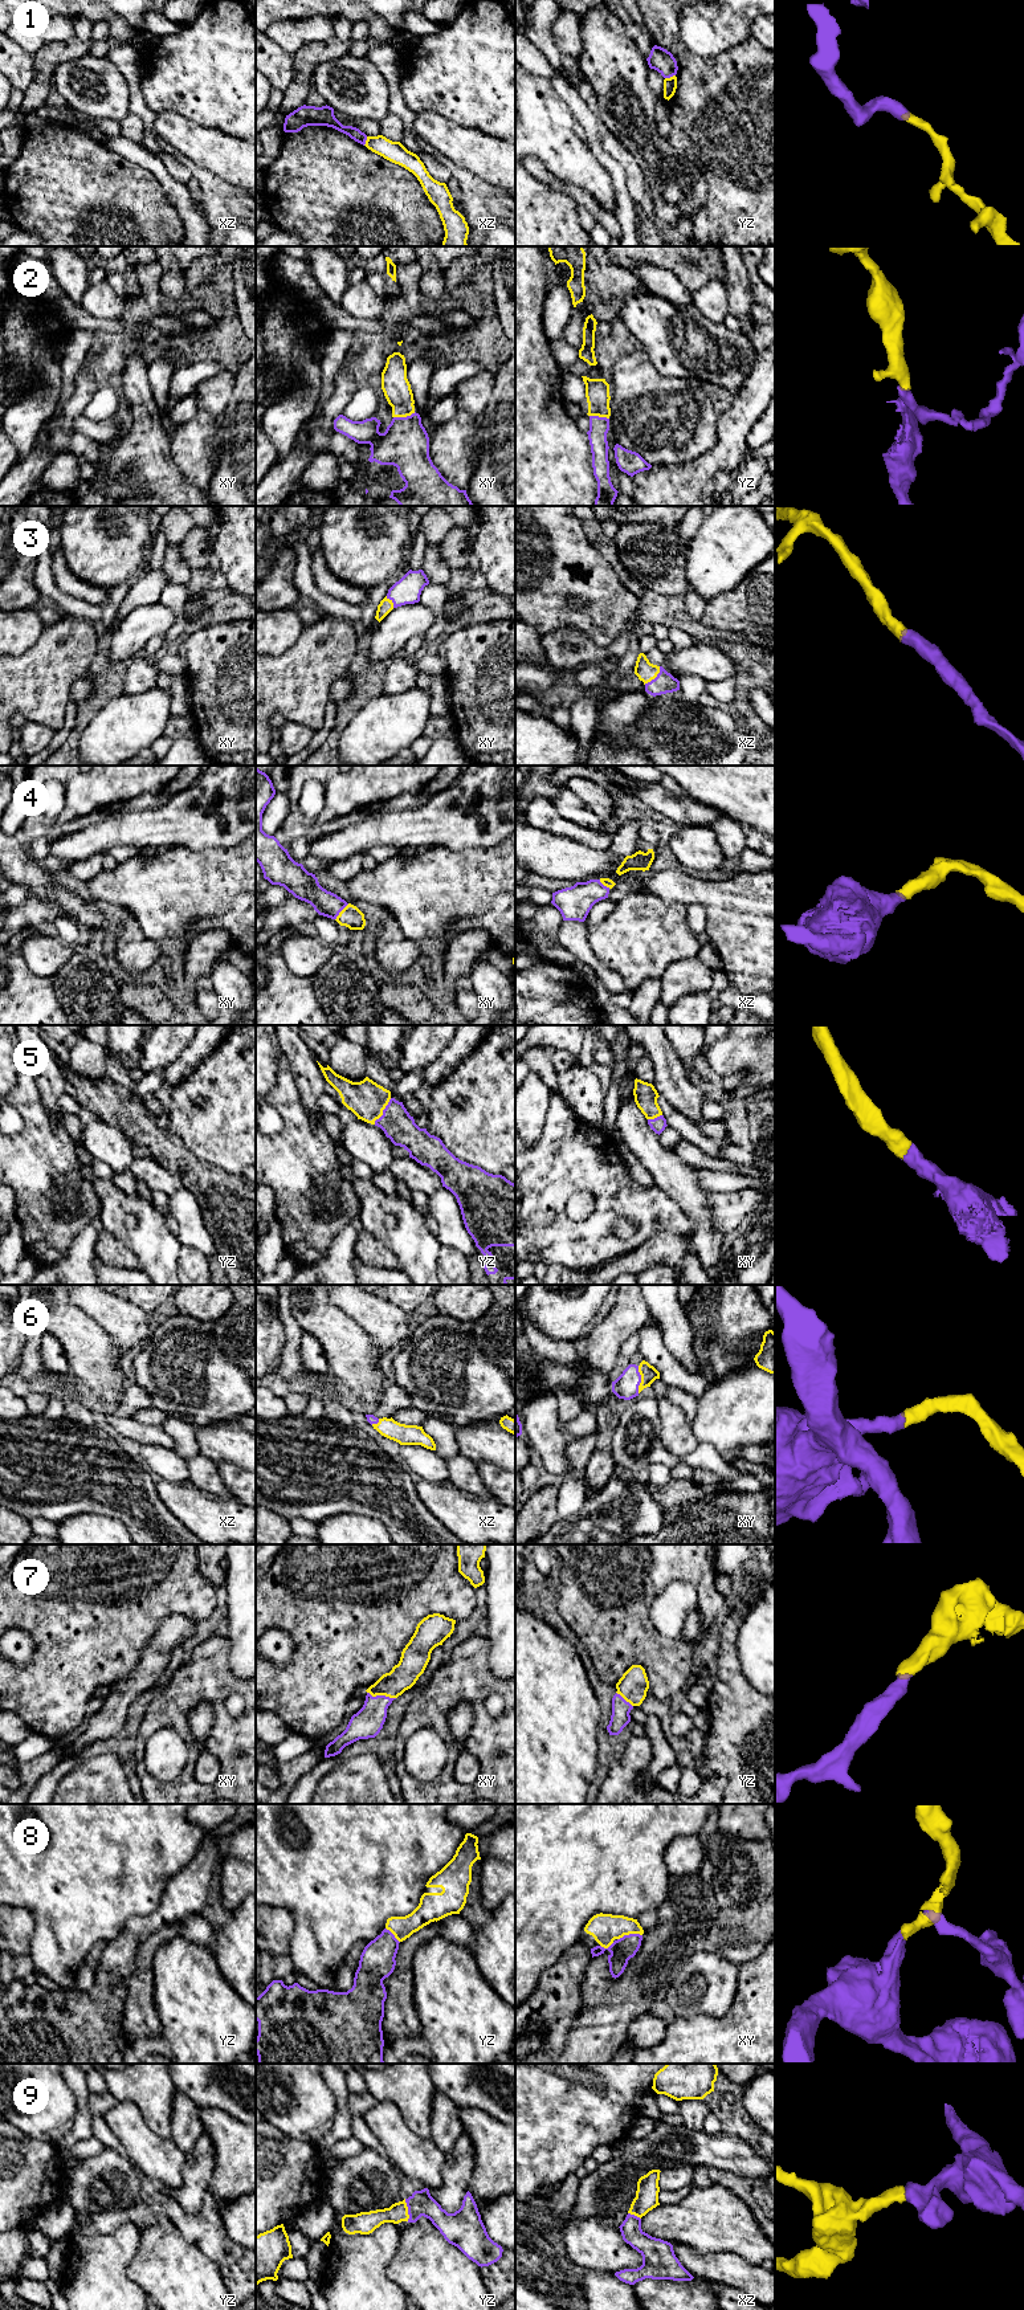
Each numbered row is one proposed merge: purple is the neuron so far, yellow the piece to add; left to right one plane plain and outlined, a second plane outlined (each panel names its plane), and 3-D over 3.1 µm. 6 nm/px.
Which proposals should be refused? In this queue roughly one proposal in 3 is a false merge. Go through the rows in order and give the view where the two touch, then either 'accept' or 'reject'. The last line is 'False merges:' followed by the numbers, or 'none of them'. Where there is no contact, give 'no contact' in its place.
1: meets purple in yz; reject
2: meets purple in xy; accept
3: meets purple in xz; accept
4: meets purple in xy; accept
5: meets purple in yz; accept
6: meets purple in xy; accept
7: meets purple in xy; accept
8: meets purple in xy; accept
9: meets purple in yz; accept
False merges: 1

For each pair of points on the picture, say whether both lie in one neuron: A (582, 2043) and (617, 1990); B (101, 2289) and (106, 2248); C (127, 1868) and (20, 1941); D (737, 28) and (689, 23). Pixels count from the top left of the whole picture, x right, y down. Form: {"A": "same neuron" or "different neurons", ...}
{"A": "same neuron", "B": "same neuron", "C": "different neurons", "D": "same neuron"}

